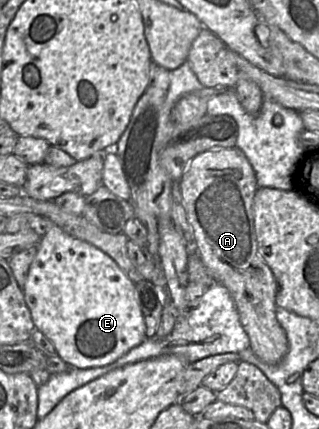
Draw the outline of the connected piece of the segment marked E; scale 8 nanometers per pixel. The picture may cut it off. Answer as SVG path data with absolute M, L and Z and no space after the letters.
M52 225L52 227L41 237L36 249L37 252L28 270L22 291L35 328L53 343L56 353L63 361L80 369L106 366L115 362L118 358L125 355L132 348L140 345L148 338L146 336L144 317L135 297L135 283L122 271L118 264L108 254L84 240L77 239L67 234L56 225Z

